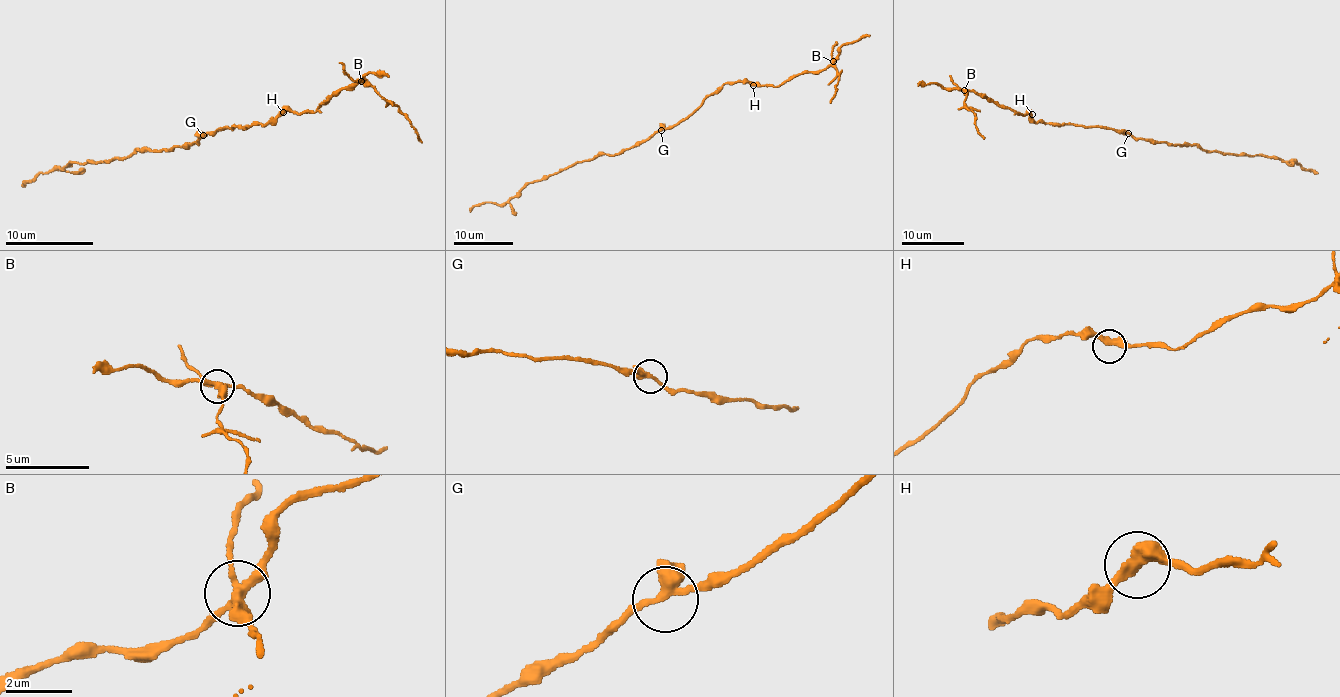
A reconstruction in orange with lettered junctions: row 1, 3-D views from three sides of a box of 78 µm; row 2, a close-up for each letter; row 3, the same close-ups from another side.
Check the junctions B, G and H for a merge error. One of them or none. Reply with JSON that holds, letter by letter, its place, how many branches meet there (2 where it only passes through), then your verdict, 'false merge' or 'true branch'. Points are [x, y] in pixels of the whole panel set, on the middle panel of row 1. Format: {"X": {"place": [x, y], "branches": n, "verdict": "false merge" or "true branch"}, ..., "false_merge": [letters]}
{"B": {"place": [833, 61], "branches": 4, "verdict": "false merge"}, "G": {"place": [661, 130], "branches": 4, "verdict": "true branch"}, "H": {"place": [753, 85], "branches": 2, "verdict": "true branch"}, "false_merge": ["B"]}

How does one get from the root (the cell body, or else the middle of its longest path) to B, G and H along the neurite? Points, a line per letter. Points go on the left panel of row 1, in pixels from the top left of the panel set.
B: (219, 130), (266, 125), (284, 112), (318, 111), (333, 94), (343, 88), (354, 88), (361, 81)
G: (219, 130), (203, 135)
H: (219, 130), (232, 129), (234, 125), (266, 125), (283, 112)

